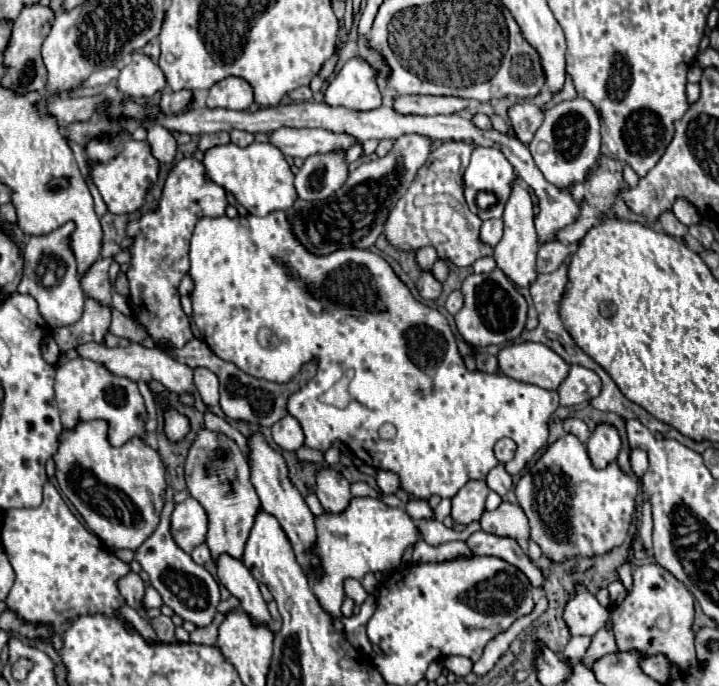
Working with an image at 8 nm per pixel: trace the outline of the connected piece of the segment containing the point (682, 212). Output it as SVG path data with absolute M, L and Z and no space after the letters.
M678 198L678 200L674 202L672 212L674 212L674 216L676 216L682 224L686 224L686 226L696 226L696 224L700 224L700 220L702 220L698 208L692 206L690 202L682 200L682 198Z

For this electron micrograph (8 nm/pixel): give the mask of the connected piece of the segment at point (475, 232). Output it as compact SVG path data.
M442 142L430 152L428 162L418 170L412 186L394 204L384 224L386 240L400 252L412 252L434 246L438 260L466 268L476 260L492 256L492 246L480 242L482 220L468 210L464 202L464 170L474 146L466 142Z

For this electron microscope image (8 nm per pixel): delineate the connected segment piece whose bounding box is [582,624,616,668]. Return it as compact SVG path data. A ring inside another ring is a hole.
M608 624L592 636L592 644L586 650L586 656L582 658L582 664L586 668L592 668L592 662L596 662L596 658L602 658L604 654L612 654L612 652L616 652L616 642L612 636L612 628Z

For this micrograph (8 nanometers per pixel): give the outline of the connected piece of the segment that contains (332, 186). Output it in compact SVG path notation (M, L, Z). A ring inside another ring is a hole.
M344 152L316 154L316 156L306 158L304 166L296 174L296 190L302 200L308 200L308 202L322 200L322 198L328 198L330 194L334 194L346 182L346 178L348 178L348 164L344 162Z

